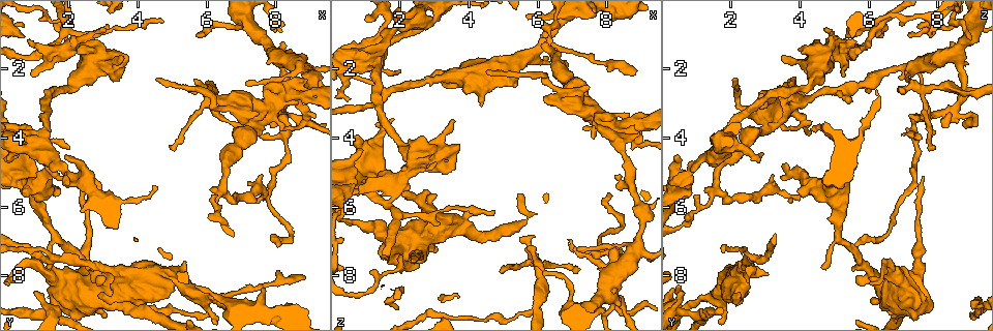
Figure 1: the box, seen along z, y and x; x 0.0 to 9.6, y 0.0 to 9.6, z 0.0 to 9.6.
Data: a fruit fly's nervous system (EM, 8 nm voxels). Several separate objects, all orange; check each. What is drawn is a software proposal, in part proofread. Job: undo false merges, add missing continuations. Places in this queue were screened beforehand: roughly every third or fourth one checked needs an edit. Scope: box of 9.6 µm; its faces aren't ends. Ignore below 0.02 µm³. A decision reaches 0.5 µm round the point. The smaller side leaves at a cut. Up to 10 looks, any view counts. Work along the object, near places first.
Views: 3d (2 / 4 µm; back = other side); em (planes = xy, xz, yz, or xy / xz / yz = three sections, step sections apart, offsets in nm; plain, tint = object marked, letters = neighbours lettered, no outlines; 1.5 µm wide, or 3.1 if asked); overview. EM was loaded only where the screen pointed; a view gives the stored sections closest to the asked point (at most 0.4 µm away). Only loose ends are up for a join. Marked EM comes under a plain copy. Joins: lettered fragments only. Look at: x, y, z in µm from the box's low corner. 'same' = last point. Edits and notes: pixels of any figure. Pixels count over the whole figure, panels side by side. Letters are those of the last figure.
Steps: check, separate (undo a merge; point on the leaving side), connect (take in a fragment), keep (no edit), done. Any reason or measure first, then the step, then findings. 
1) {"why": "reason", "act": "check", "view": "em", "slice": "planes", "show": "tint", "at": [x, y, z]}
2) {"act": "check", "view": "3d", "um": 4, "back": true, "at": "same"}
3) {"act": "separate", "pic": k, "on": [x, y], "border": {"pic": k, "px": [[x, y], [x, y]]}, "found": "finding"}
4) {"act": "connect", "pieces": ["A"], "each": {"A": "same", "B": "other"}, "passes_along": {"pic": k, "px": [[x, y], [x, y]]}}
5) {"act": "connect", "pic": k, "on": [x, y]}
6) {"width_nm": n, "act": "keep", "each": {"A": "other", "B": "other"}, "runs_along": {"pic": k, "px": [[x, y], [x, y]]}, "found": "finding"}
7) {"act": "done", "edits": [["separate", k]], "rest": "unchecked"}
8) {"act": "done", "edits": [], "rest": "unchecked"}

{"why": "branch stops here", "act": "check", "view": "3d", "um": 2, "back": true, "at": [3.70, 1.60, 4.15]}

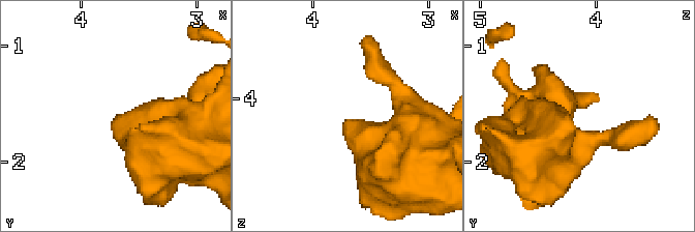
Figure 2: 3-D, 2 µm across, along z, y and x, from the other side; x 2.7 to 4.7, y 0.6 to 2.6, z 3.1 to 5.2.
{"act": "check", "view": "em", "slice": "planes", "show": "tint", "at": [3.74, 1.66, 4.18]}

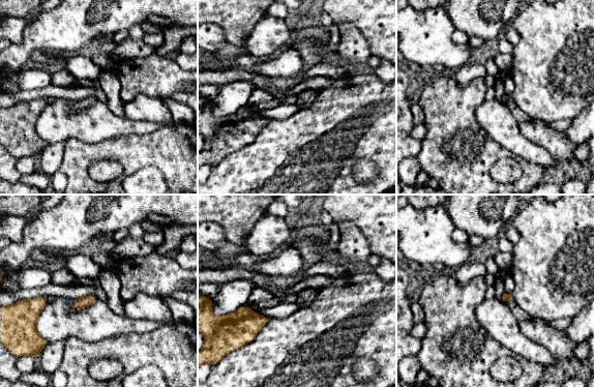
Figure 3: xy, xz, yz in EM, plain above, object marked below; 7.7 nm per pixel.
{"why": "what lies round it", "act": "check", "view": "em", "slice": "planes", "show": "letters", "at": "same"}

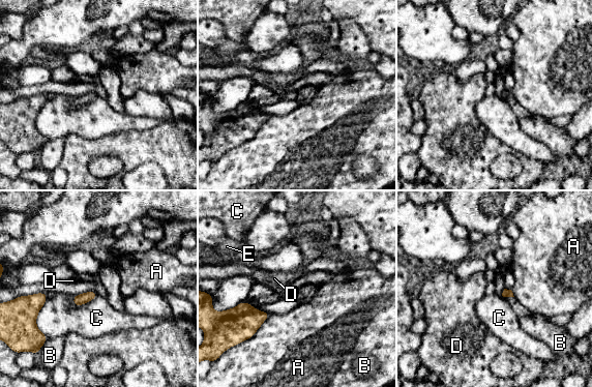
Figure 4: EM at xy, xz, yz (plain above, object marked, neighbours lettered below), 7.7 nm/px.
{"act": "keep", "each": {"A": "other", "B": "other", "C": "other", "D": "other", "E": "other"}, "border": {"pic": 4, "px": [[97, 295], [79, 305], [71, 301]]}, "found": "none of them fits"}

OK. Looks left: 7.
{"why": "a narrow waist", "act": "check", "view": "3d", "um": 4, "at": [6.00, 2.75, 9.00]}

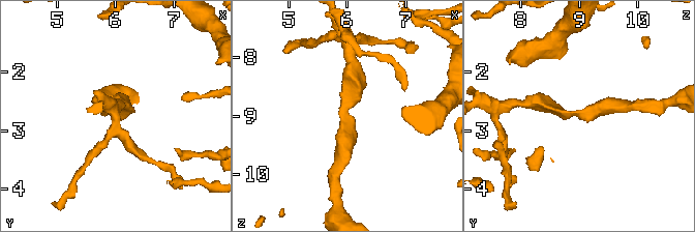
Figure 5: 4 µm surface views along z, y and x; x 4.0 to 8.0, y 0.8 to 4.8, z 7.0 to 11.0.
{"why": "now the EM", "act": "check", "view": "em", "slice": "planes", "show": "letters", "at": [6.00, 2.75, 9.05]}

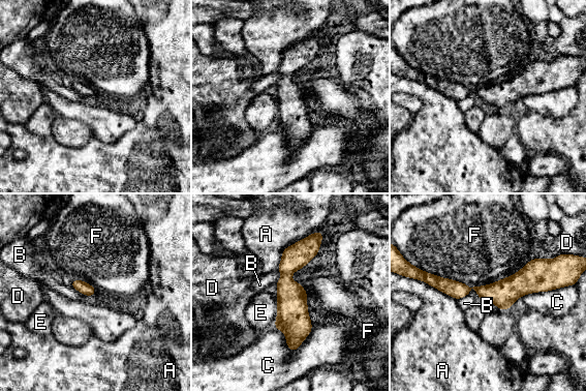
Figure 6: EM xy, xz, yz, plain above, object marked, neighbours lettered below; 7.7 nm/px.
{"longest_contact_nm": ["F", 850], "act": "keep", "each": {"A": "other", "B": "other", "C": "other", "D": "other", "E": "other", "F": "other"}, "border": {"pic": 6, "px": [[530, 260], [472, 287], [421, 270]]}, "found": "one neuron here"}

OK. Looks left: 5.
{"why": "free end", "act": "check", "view": "em", "slice": "planes", "show": "letters", "at": [6.00, 2.60, 6.90]}

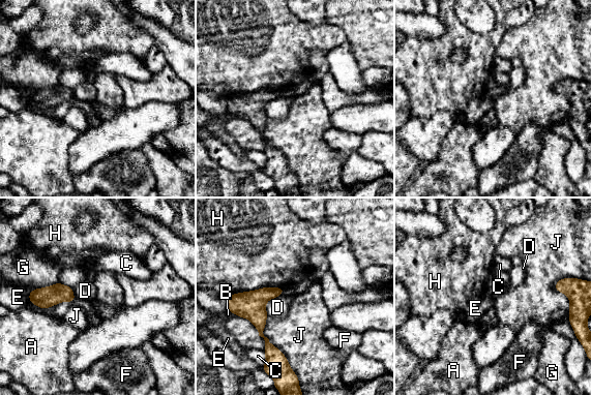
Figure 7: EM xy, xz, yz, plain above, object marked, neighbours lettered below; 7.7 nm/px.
{"act": "keep", "each": {"A": "other", "B": "other", "C": "other", "D": "other", "E": "other", "F": "other", "G": "other", "H": "other", "J": "other"}, "runs_along": {"pic": 7, "px": [[234, 297], [279, 357]]}, "found": "no lettered fragment goes on from it"}

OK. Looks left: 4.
{"why": "thin neck", "act": "check", "view": "em", "slice": "planes", "show": "tint", "at": [3.30, 0.90, 6.10]}

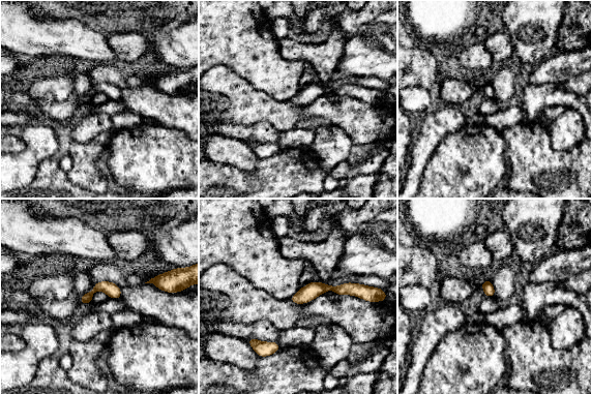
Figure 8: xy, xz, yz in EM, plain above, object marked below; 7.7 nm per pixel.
{"act": "check", "view": "em", "slice": "planes", "show": "letters", "at": "same"}

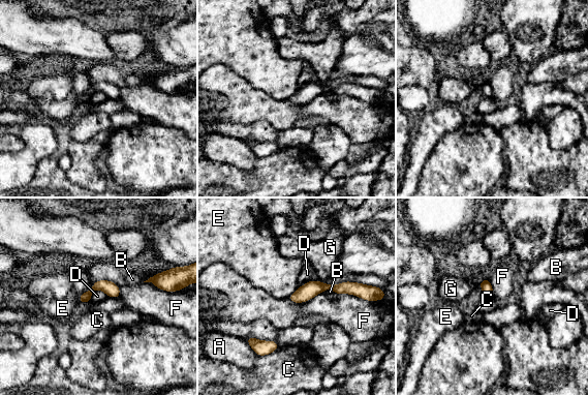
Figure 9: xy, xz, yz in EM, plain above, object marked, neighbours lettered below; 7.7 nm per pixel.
{"width_nm": 110, "act": "keep", "each": {"A": "other", "B": "other", "C": "other", "D": "other", "E": "other", "F": "other", "G": "other"}, "runs_along": {"pic": 9, "px": [[358, 291], [316, 286], [292, 298]]}, "found": "continuous, no second neuron"}

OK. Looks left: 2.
{"act": "done", "edits": [], "rest": "unchecked"}

